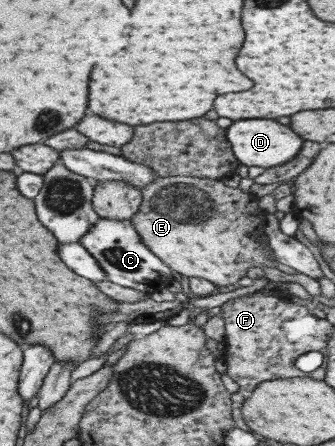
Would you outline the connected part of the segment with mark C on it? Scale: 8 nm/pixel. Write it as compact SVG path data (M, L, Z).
M99 217L93 228L81 236L79 243L102 267L107 280L120 286L151 294L166 289L168 284L172 284L175 280L173 270L142 242L130 220Z

